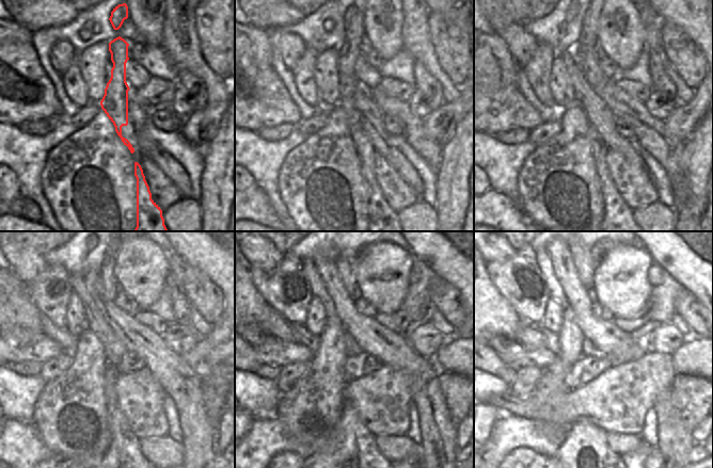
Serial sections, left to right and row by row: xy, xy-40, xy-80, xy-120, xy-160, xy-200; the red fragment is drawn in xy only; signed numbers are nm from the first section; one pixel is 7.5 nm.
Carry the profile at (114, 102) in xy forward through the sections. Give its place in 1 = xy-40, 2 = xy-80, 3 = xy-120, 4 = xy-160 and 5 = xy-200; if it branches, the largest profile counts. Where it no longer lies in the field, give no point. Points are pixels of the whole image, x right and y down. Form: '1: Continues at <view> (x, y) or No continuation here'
1: Continues at xy-40 (379, 209)
2: Continues at xy-80 (615, 208)
3: Continues at xy-120 (125, 448)
4: Continues at xy-160 (357, 448)
5: Continues at xy-200 (584, 448)

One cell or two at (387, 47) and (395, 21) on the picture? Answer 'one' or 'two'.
one

